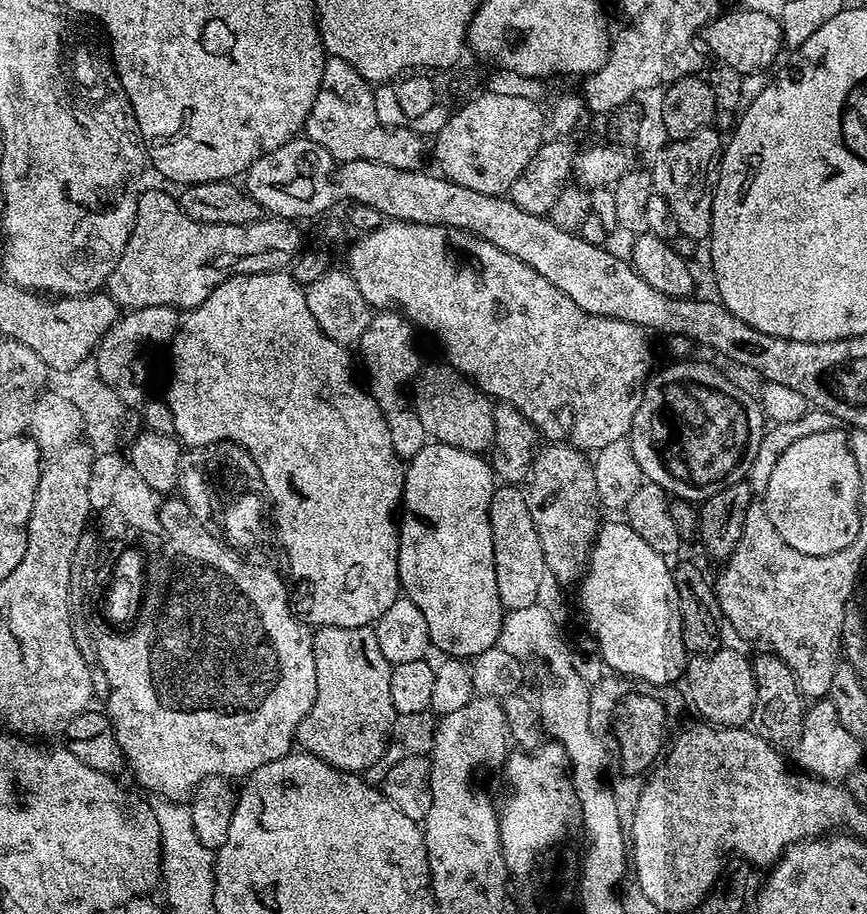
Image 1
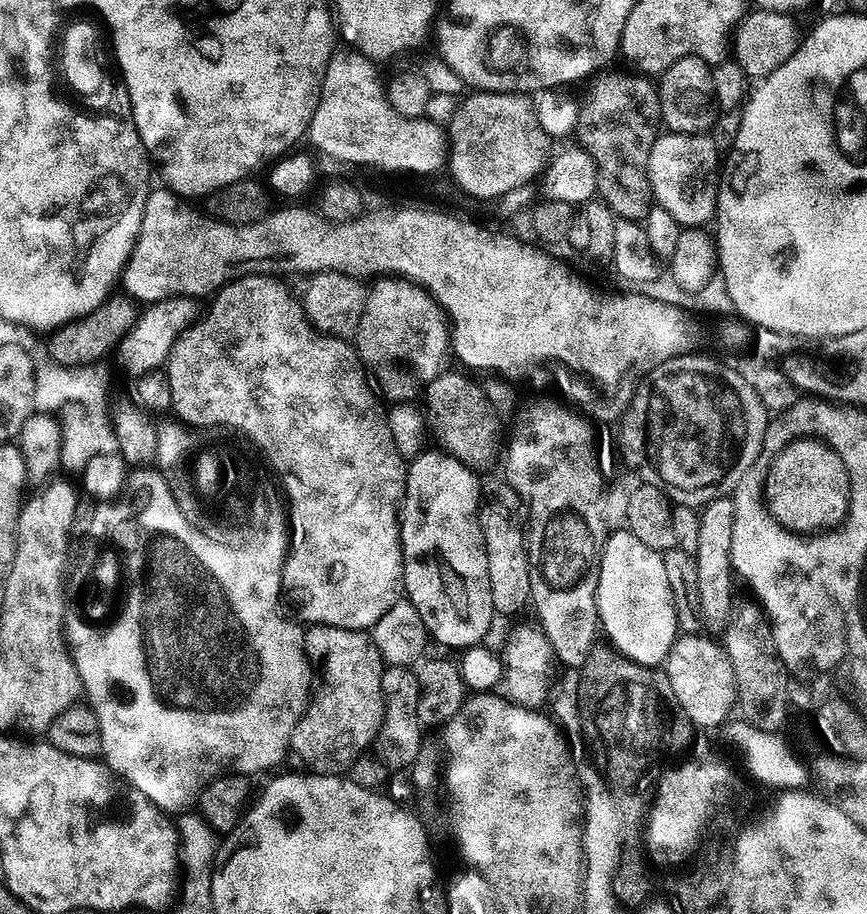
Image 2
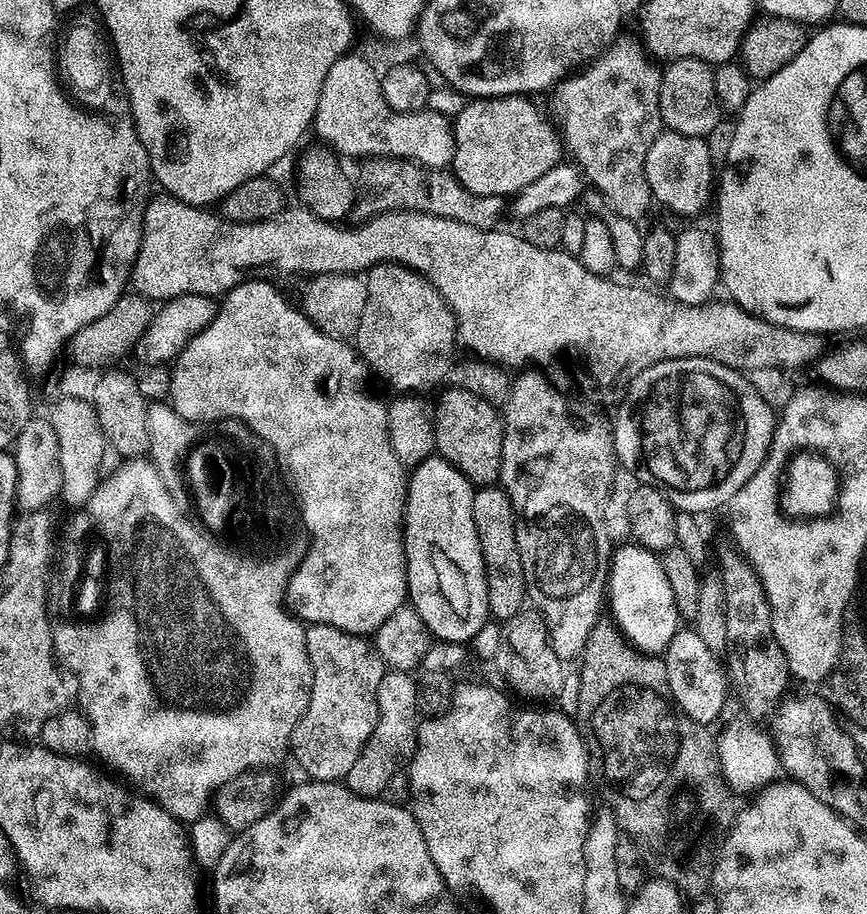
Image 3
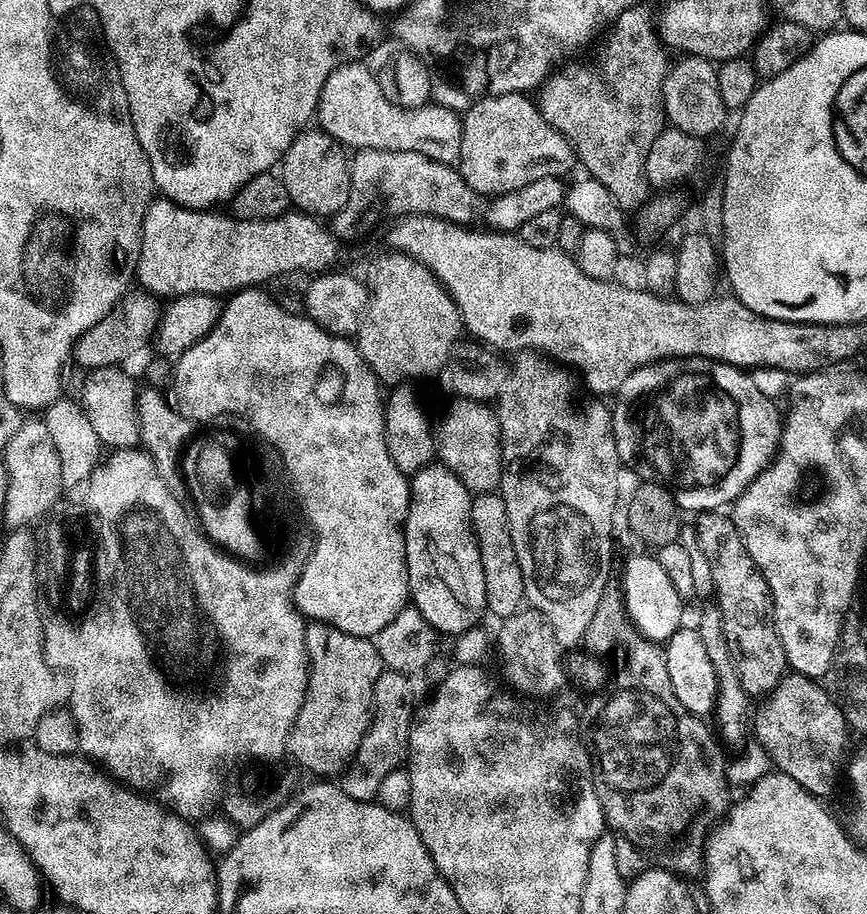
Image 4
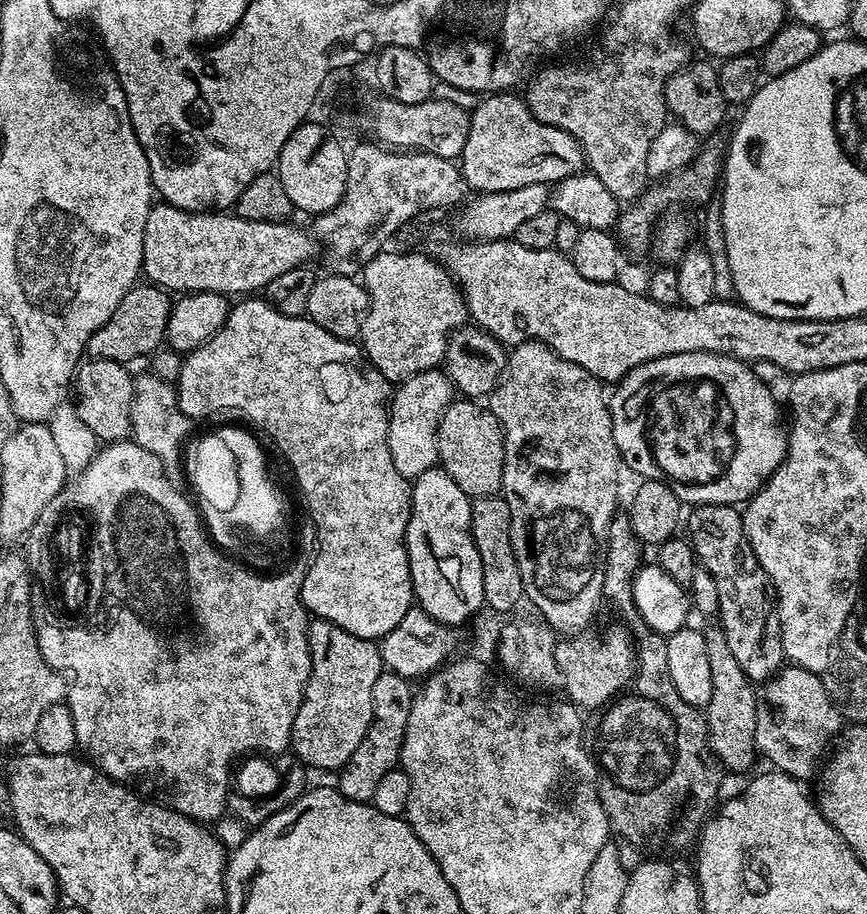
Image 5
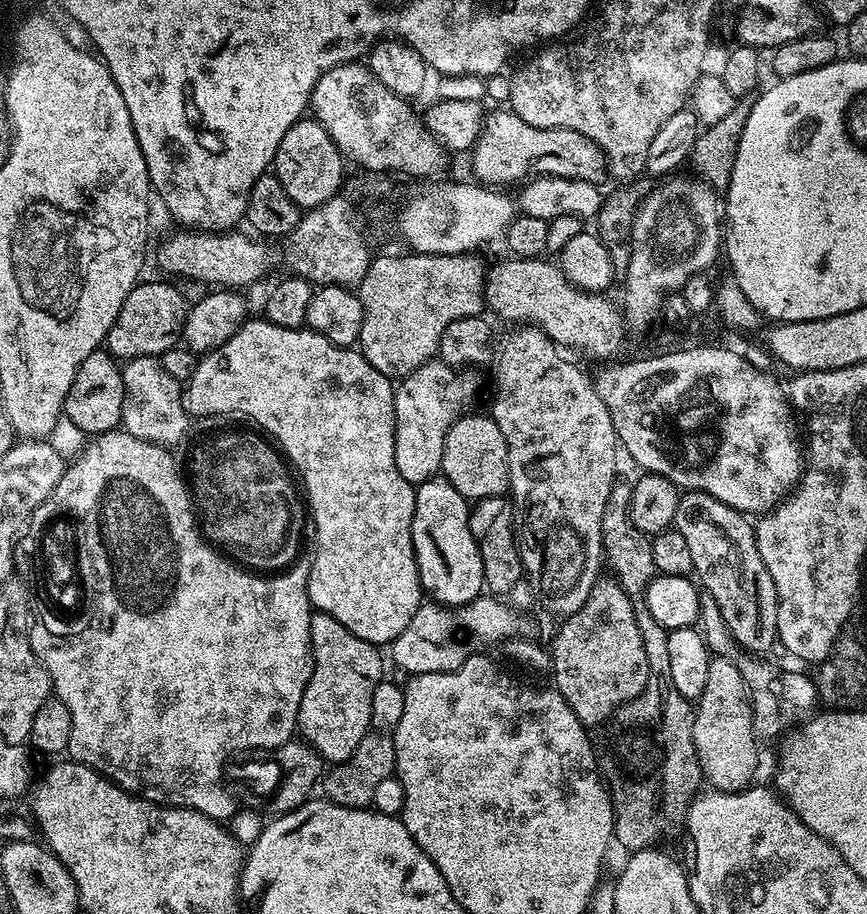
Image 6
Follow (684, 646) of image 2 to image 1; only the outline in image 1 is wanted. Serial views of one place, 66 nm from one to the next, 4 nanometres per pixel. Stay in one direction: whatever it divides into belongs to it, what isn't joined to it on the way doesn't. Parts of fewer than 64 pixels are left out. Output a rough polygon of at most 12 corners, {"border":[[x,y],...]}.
{"border":[[717,647],[682,677],[697,717],[721,728],[751,721],[751,659]]}

